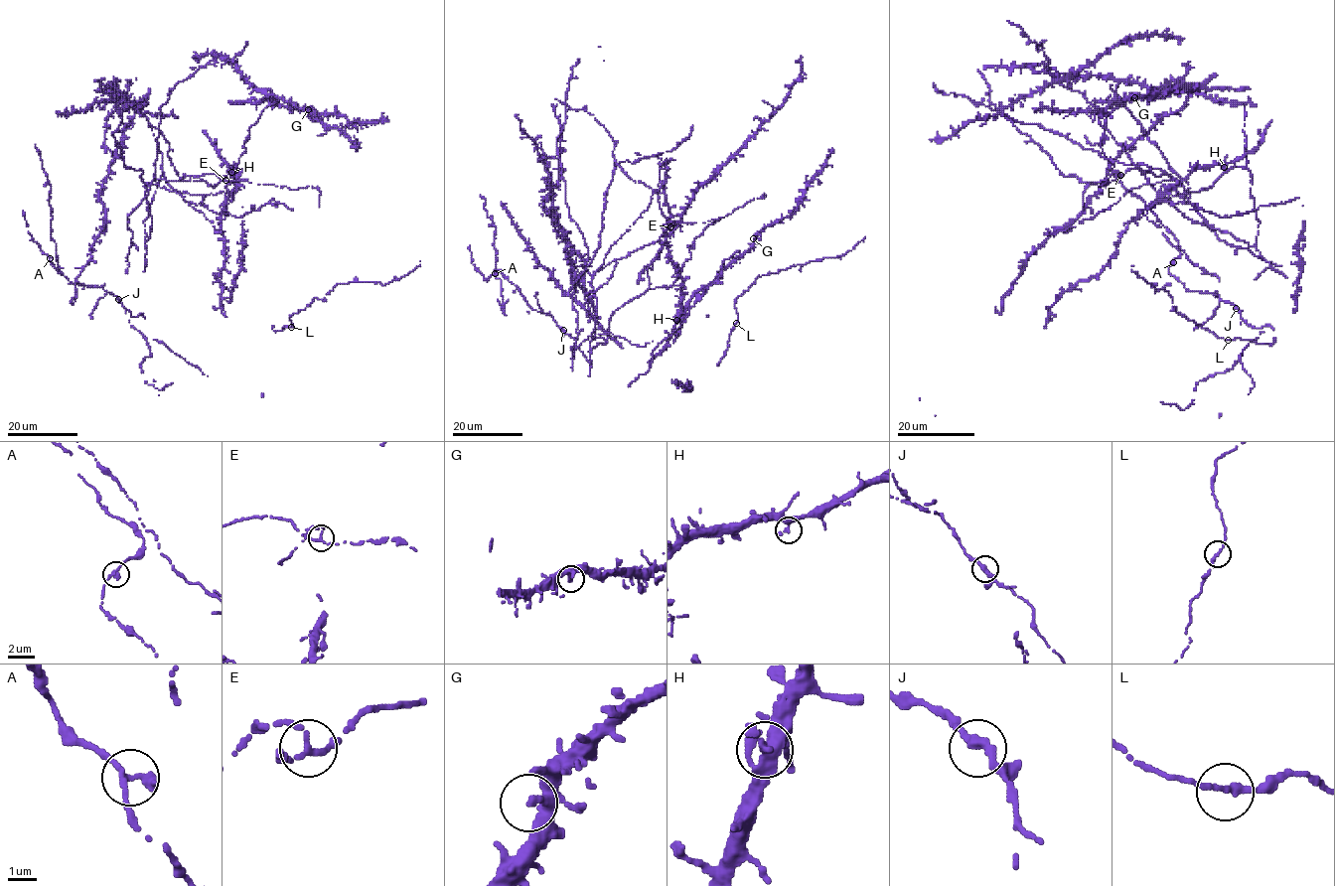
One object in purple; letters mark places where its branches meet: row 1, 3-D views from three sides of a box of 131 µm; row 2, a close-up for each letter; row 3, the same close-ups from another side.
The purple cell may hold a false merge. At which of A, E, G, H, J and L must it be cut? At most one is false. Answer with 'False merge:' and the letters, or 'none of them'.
False merge: none of them

